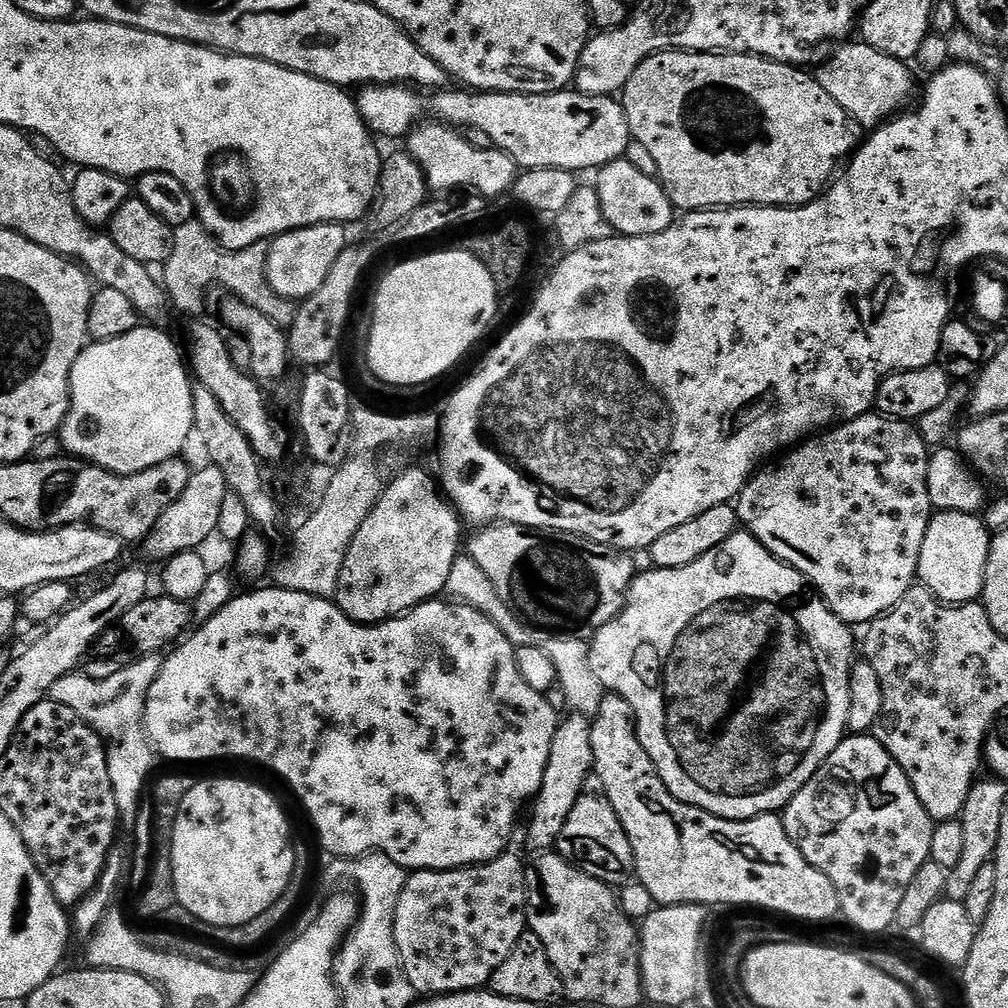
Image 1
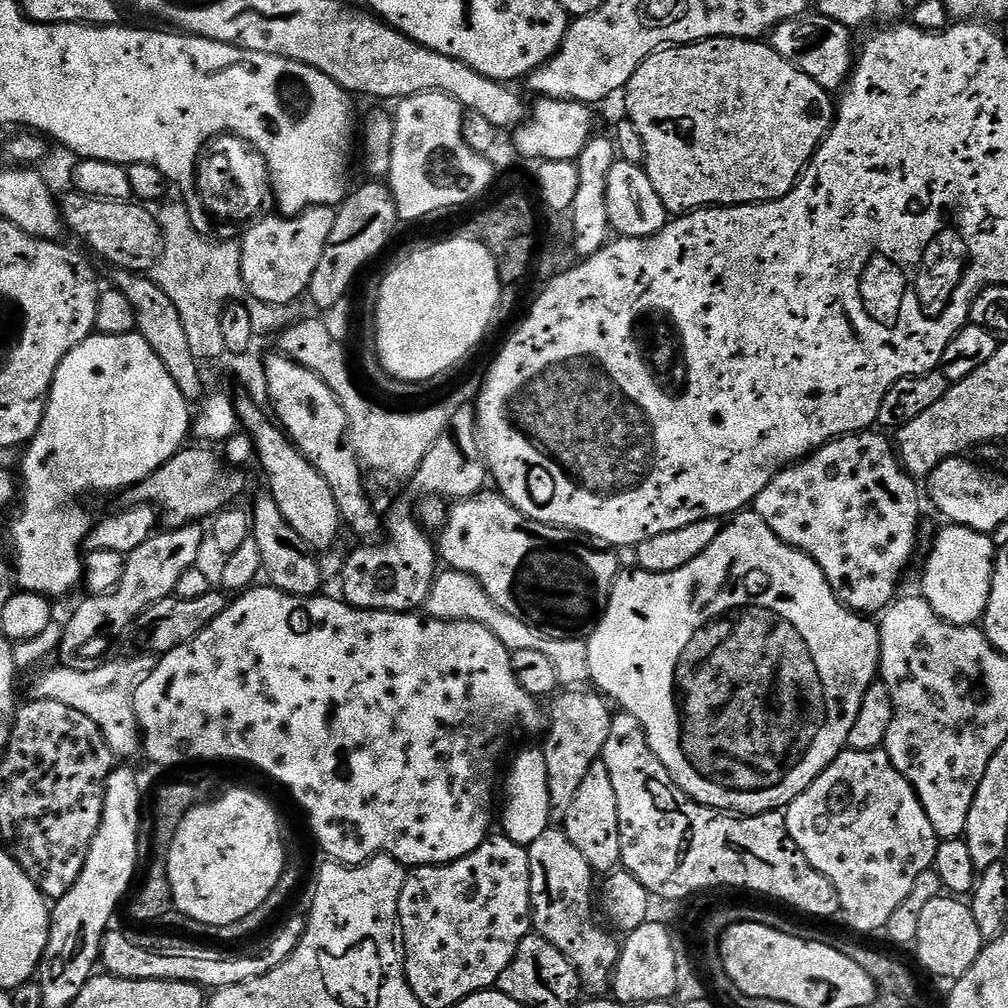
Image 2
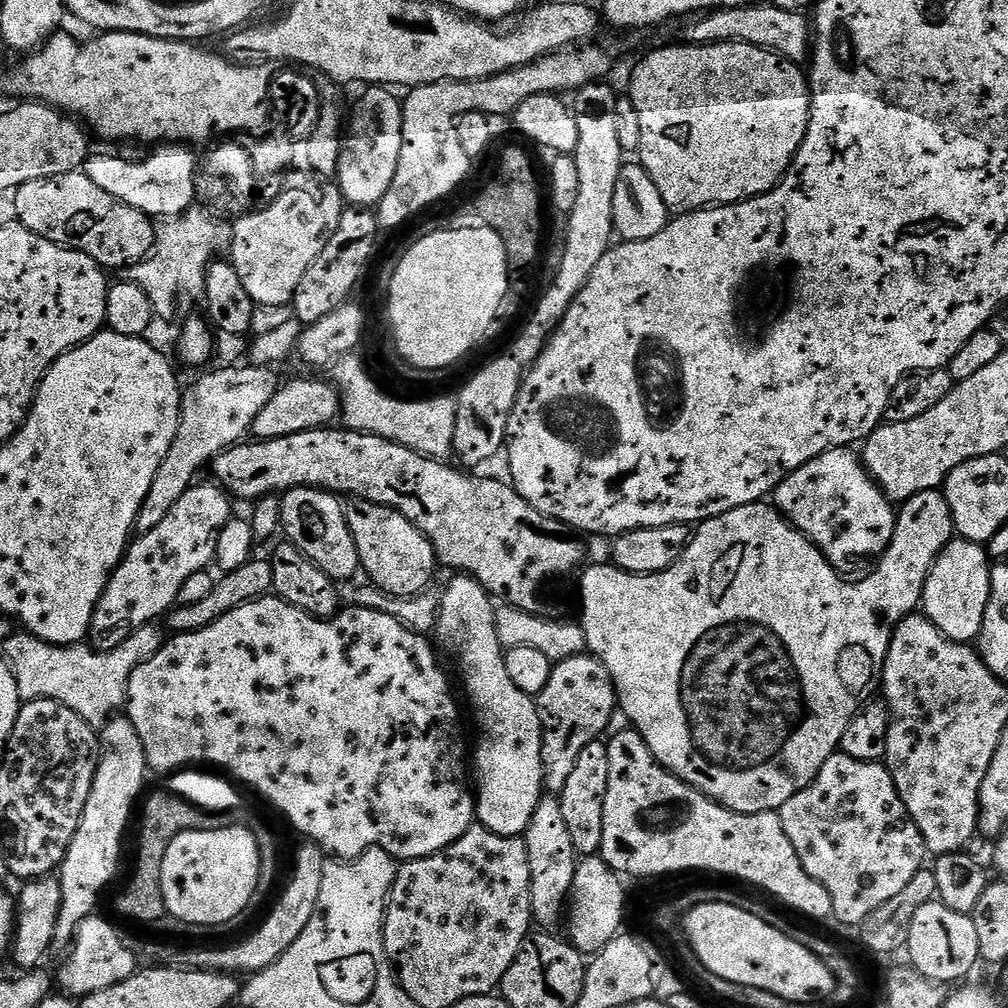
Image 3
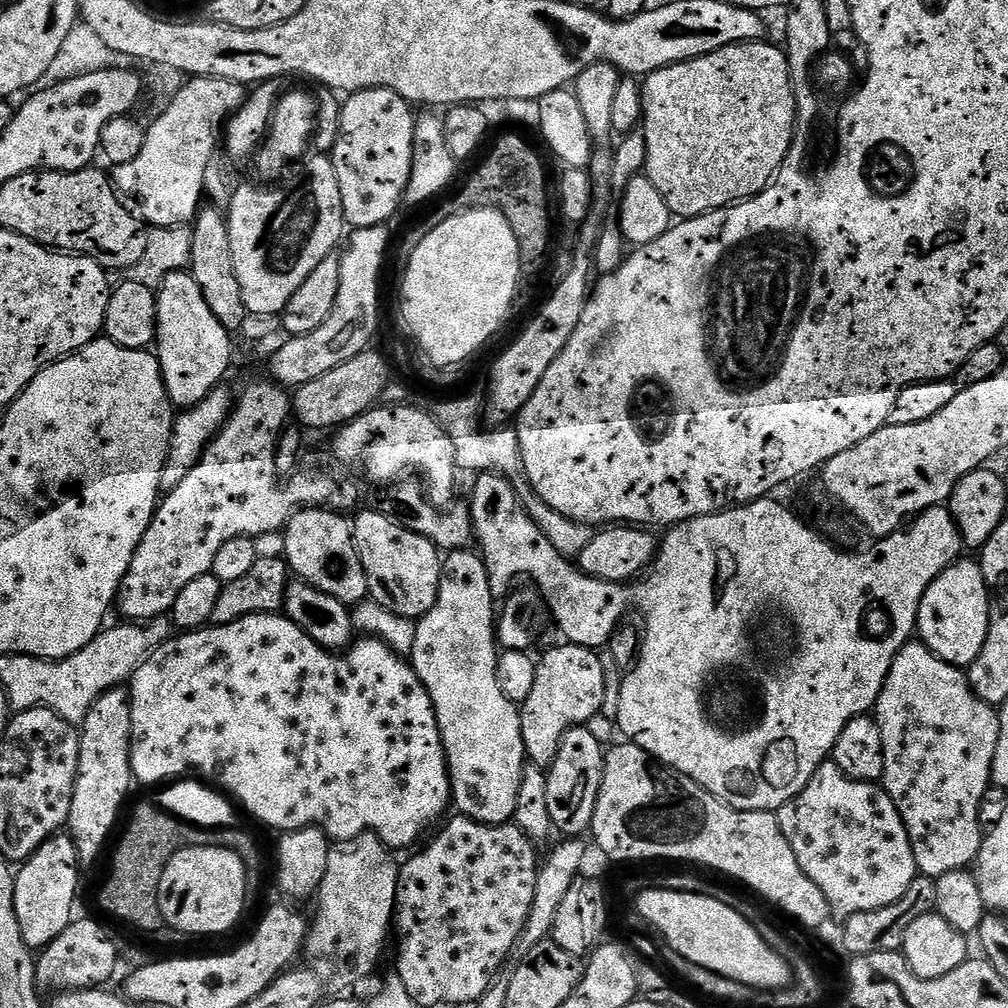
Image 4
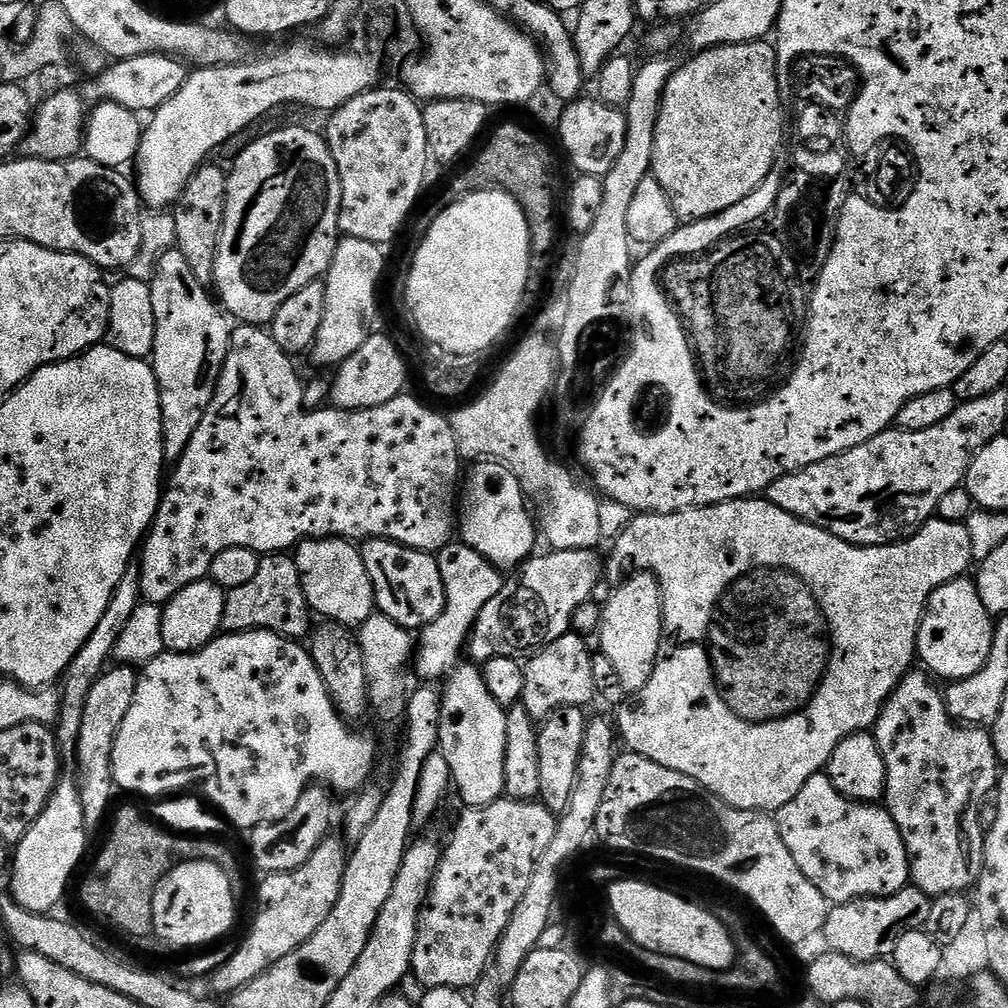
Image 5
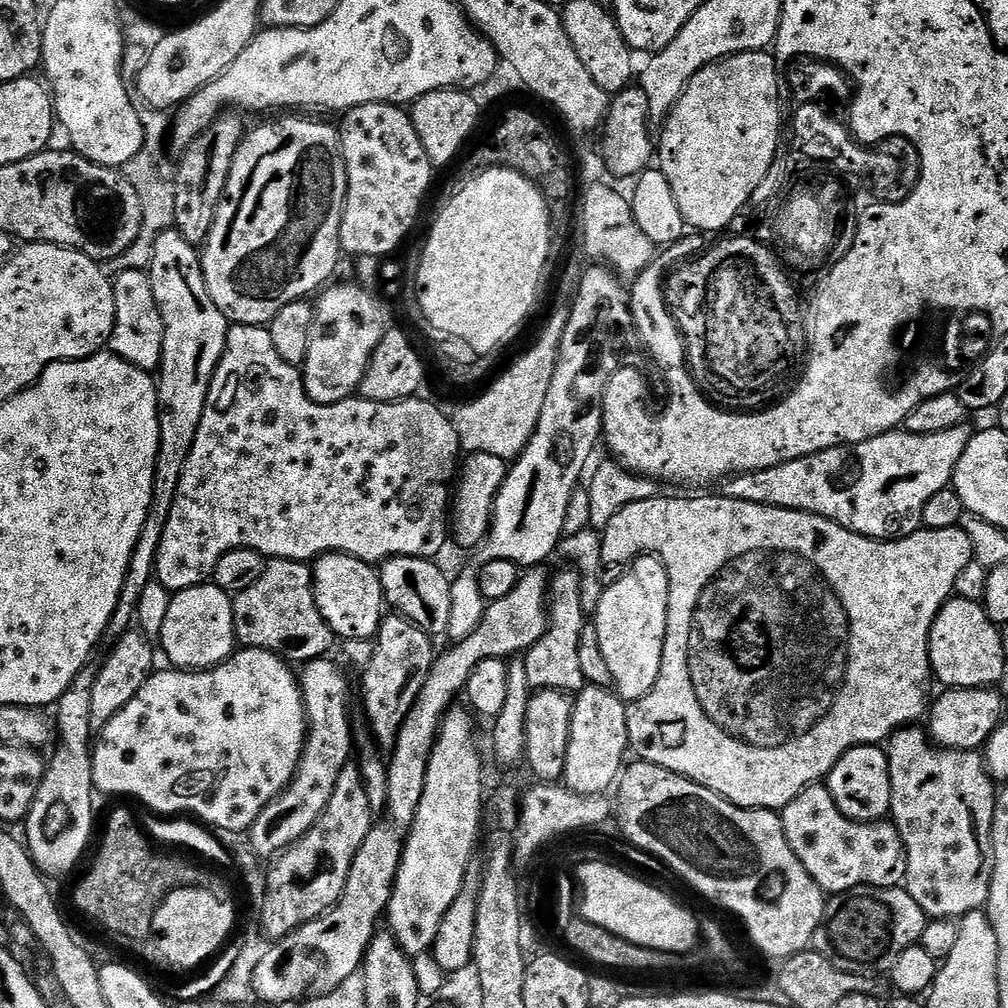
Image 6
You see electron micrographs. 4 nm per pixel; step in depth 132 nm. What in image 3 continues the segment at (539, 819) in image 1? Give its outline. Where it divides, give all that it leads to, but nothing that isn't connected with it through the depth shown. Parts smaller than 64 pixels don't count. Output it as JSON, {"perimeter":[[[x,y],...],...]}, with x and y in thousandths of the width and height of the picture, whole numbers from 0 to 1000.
{"perimeter":[[[586,649],[563,651],[549,662],[546,677],[542,677],[542,685],[531,691],[532,703],[536,706],[536,715],[540,725],[540,739],[538,740],[538,756],[540,757],[540,780],[545,787],[555,788],[562,780],[565,768],[569,768],[569,760],[573,752],[585,736],[596,733],[607,714],[607,709],[613,706],[611,683],[607,679],[605,669],[597,656]]]}

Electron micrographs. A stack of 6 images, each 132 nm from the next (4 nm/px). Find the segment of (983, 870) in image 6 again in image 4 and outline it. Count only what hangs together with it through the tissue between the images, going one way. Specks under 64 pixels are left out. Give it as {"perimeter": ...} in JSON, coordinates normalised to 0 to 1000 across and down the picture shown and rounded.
{"perimeter":[[[906,633],[891,645],[887,657],[883,661],[883,669],[875,681],[873,690],[869,694],[867,712],[875,724],[875,748],[877,749],[876,782],[883,788],[887,800],[891,800],[891,808],[895,808],[895,815],[901,824],[901,830],[907,843],[907,855],[912,868],[930,870],[942,867],[951,861],[959,862],[967,858],[968,849],[972,845],[972,797],[976,794],[976,785],[982,782],[984,773],[984,757],[986,756],[986,743],[990,740],[990,724],[992,723],[992,707],[985,699],[980,698],[970,688],[966,688],[964,679],[960,675],[957,664],[948,663],[927,649],[912,634]]]}

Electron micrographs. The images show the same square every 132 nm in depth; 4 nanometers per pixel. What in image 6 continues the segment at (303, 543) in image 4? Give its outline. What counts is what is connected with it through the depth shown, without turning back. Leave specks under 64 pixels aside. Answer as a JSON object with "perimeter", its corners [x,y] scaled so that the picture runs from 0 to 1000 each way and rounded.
{"perimeter":[[[325,548],[309,561],[310,584],[315,605],[338,636],[369,635],[383,610],[383,596],[377,568],[372,563],[338,548]]]}

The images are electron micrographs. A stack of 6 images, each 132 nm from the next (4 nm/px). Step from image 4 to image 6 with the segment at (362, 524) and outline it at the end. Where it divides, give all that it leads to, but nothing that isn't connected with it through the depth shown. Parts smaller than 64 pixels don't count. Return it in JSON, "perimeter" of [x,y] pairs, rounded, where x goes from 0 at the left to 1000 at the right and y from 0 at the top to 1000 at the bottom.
{"perimeter":[[[392,552],[376,561],[375,566],[384,602],[390,608],[403,612],[430,633],[439,632],[443,628],[448,575],[433,558],[414,552]]]}

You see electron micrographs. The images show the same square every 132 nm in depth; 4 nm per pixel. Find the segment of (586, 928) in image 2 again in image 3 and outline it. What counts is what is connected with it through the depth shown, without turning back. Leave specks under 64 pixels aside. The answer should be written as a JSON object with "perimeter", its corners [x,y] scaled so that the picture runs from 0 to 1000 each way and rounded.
{"perimeter":[[[544,788],[537,793],[518,831],[526,847],[526,895],[529,914],[537,922],[551,922],[548,920],[555,913],[557,916],[558,902],[564,892],[573,856],[573,846],[569,843],[569,835],[565,835],[565,823],[562,819],[562,812],[558,812],[558,800],[551,789]]]}

